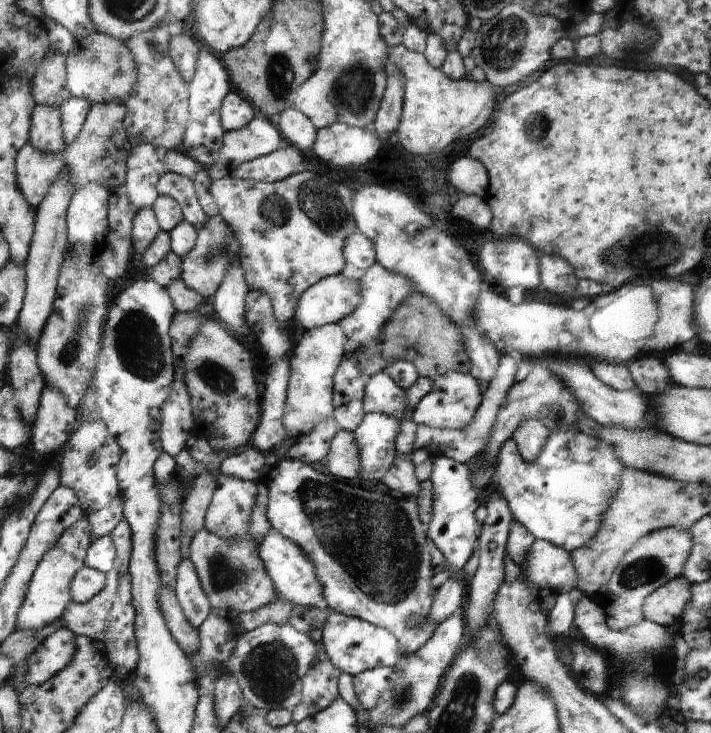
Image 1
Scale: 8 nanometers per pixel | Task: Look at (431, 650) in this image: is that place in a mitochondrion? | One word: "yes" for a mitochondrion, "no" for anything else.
no

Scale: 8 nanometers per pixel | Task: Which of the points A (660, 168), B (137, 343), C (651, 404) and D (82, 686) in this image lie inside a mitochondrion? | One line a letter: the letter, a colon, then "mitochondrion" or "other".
A: other
B: mitochondrion
C: other
D: other

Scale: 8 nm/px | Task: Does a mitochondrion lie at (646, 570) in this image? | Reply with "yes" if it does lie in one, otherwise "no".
yes

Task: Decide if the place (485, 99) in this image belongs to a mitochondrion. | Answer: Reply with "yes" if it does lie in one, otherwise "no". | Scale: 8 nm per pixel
no

